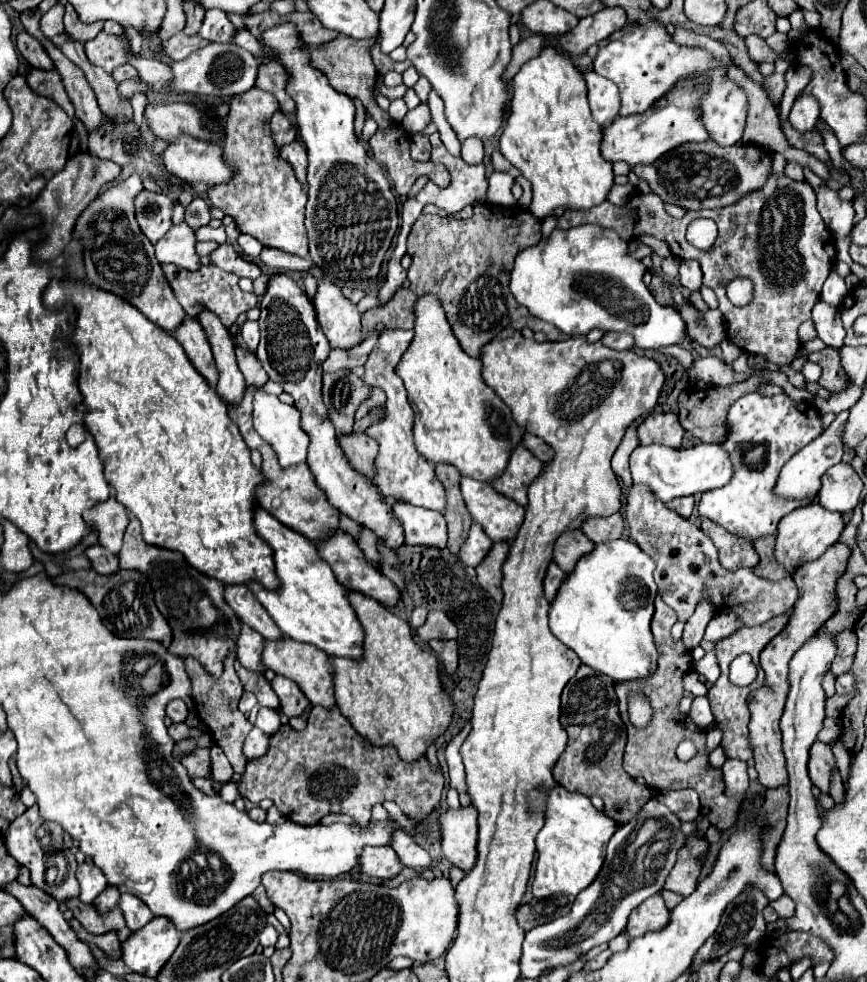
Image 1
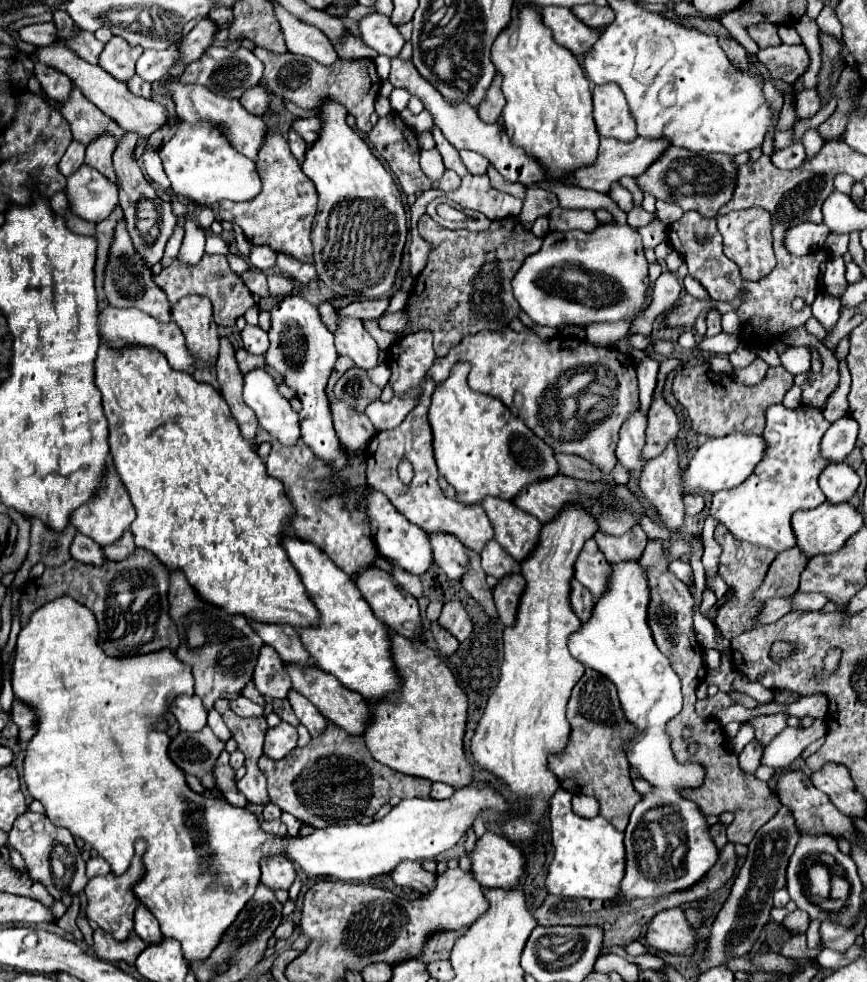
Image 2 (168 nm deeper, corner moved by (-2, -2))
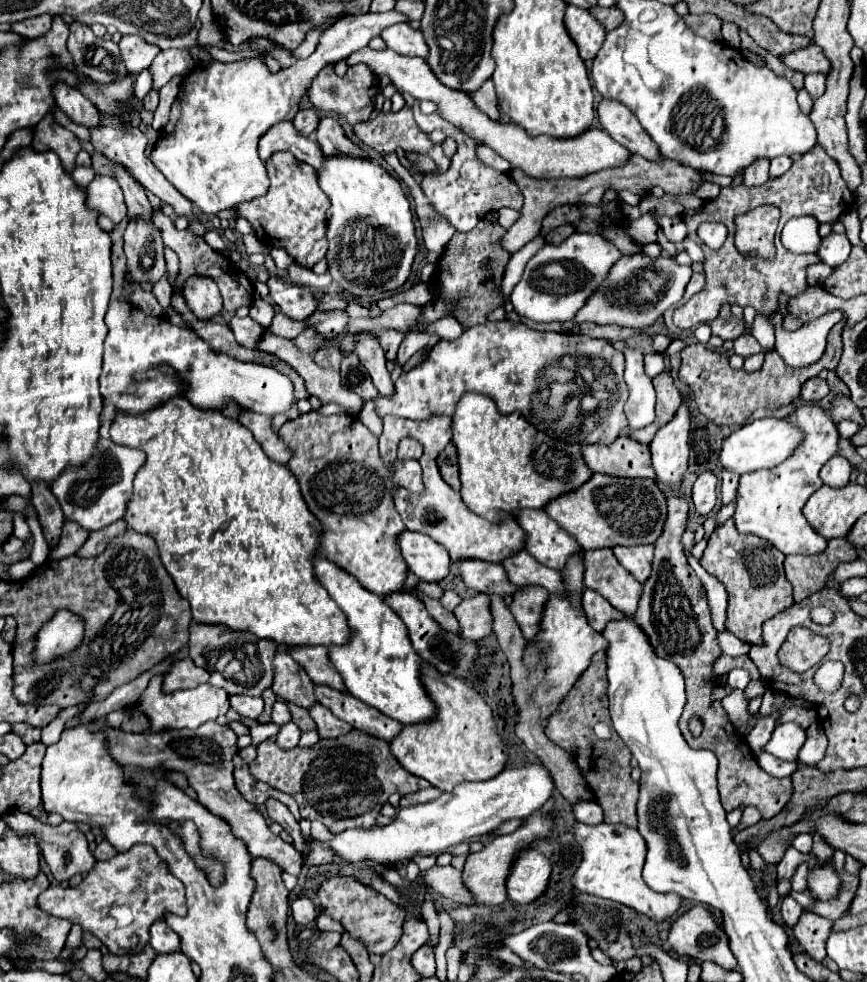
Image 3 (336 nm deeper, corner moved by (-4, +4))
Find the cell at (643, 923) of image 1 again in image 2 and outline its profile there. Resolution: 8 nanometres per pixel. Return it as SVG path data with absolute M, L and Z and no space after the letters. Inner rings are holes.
M672 908L656 914L648 924L646 940L648 946L656 950L682 956L692 956L698 944L698 936L688 924L684 908Z

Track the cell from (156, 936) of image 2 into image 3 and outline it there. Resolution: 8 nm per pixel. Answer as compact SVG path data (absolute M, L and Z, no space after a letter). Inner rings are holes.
M156 920L150 928L150 944L158 954L166 952L178 952L180 950L180 938L176 932L168 930L164 920Z

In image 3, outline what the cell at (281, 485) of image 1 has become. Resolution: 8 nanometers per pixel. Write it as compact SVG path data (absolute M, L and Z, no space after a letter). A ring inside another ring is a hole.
M308 412L296 420L284 422L284 426L278 430L278 436L292 450L292 458L288 460L286 466L296 476L310 512L322 524L322 534L320 534L322 554L328 560L342 566L344 570L348 570L366 590L378 596L402 590L408 566L400 554L396 536L402 530L406 530L406 526L402 524L400 514L394 508L390 488L392 484L404 488L424 488L418 460L396 460L394 472L388 472L378 454L378 438L360 420L346 414L322 416L318 412Z

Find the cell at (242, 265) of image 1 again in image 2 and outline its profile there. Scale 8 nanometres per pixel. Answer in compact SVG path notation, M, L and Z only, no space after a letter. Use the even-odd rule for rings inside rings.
M252 268L252 270L244 272L244 274L242 274L242 280L244 280L244 284L248 286L250 292L258 294L260 298L270 298L270 294L268 294L268 284L266 284L266 276L264 276L260 270Z

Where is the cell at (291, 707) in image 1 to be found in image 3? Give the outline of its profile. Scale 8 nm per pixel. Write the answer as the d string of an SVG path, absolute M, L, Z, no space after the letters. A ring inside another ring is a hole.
M322 704L312 706L312 710L308 710L308 714L312 716L312 720L316 722L318 734L320 738L336 738L342 734L348 734L348 730L352 730L350 724L346 724L344 720L336 718L328 708L324 708Z

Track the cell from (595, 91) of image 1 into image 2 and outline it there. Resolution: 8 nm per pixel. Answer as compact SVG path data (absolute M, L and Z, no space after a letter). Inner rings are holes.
M618 84L596 86L592 98L594 98L594 120L600 136L610 136L622 142L632 142L638 138L634 118L630 116L628 104Z

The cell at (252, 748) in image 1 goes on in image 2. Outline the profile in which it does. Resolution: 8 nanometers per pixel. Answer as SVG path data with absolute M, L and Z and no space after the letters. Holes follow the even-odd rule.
M281 721L276 728L270 728L266 732L264 754L274 758L274 760L280 760L280 758L288 756L296 748L296 740L298 740L296 728Z

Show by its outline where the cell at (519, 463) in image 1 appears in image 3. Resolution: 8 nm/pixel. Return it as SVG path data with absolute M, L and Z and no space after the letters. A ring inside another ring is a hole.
M592 474L580 490L570 490L544 506L544 512L558 522L562 530L572 534L584 550L612 548L616 544L654 544L666 520L666 498L656 480L648 478L612 478Z

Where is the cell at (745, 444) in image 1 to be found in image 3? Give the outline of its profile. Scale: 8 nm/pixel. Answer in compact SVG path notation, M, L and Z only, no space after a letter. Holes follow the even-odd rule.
M806 402L784 420L796 424L804 438L792 456L788 456L780 466L772 470L754 470L740 476L734 524L742 534L756 534L772 542L782 554L818 554L826 548L826 538L812 530L812 526L802 516L802 506L806 504L808 496L812 496L822 486L818 476L820 468L834 454L838 454L838 430L826 410L812 402Z

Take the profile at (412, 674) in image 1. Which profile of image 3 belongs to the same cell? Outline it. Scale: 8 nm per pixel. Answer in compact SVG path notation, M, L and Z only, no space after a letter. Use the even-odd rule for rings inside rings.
M422 662L420 678L428 698L436 706L436 714L428 722L406 724L400 734L388 742L394 758L412 774L428 780L442 792L452 792L466 780L488 780L502 772L506 748L496 732L492 708L484 698L454 674L440 674L434 666Z

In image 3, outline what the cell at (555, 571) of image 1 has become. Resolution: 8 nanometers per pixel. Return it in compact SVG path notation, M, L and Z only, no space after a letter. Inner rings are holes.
M584 590L584 596L582 596L582 608L588 616L588 622L590 626L596 630L596 632L602 632L604 630L604 624L614 620L614 618L620 618L622 614L612 608L600 594L592 592L592 590Z

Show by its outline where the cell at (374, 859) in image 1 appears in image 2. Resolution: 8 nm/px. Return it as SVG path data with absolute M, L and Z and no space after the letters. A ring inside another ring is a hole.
M406 860L406 864L400 864L394 872L390 872L390 878L394 880L394 884L414 888L420 894L428 894L434 888L436 876L438 876L436 872L424 870L420 862L410 862L410 860Z

